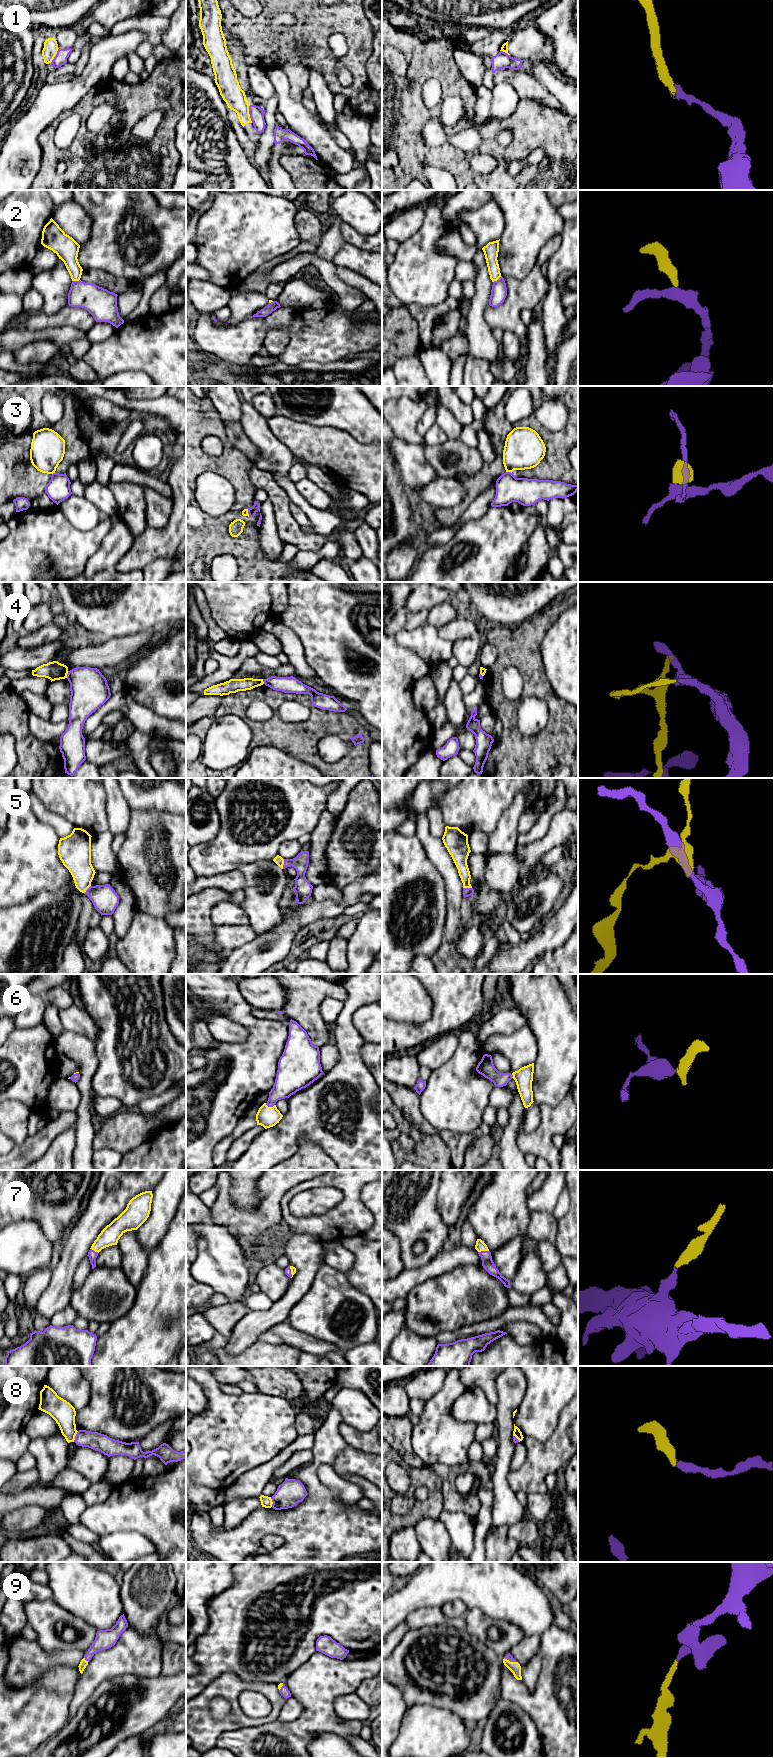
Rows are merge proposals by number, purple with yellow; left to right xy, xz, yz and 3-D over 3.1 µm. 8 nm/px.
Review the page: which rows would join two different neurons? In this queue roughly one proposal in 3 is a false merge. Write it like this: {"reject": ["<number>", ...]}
{"reject": ["1", "2", "4", "8"]}

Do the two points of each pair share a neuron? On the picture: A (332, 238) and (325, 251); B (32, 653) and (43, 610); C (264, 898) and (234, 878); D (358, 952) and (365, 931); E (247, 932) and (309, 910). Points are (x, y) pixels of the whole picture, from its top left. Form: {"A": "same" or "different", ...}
{"A": "same", "B": "same", "C": "different", "D": "same", "E": "different"}

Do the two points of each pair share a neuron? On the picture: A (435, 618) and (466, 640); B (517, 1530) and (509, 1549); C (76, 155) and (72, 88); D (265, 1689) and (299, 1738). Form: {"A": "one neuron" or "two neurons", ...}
{"A": "one neuron", "B": "two neurons", "C": "two neurons", "D": "two neurons"}

